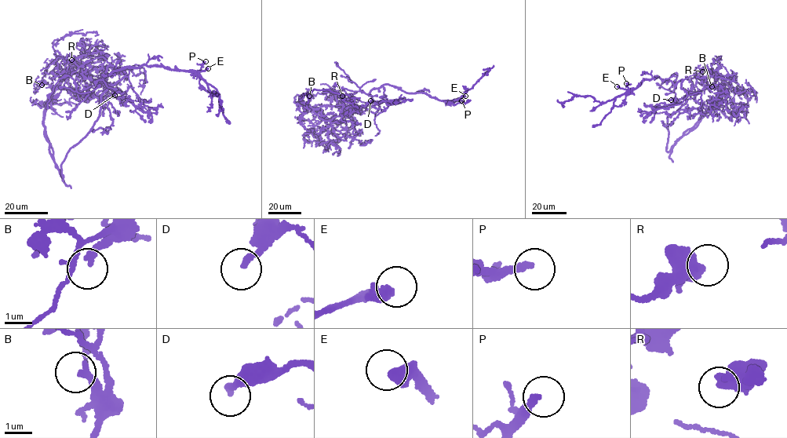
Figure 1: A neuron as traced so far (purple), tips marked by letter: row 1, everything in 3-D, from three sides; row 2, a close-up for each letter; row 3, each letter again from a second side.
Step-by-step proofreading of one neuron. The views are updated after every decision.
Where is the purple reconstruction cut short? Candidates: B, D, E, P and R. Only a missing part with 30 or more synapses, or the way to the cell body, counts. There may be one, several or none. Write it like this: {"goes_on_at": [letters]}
{"goes_on_at": ["D", "E"]}

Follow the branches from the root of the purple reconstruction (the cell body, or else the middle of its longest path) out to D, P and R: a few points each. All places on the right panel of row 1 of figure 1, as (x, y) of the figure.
D: (682, 82), (681, 88), (686, 94), (684, 97), (671, 100)
P: (682, 82), (680, 80), (673, 84), (656, 76), (643, 80), (635, 88), (629, 90), (626, 83)
R: (682, 82), (692, 74), (695, 74), (695, 76), (702, 71)

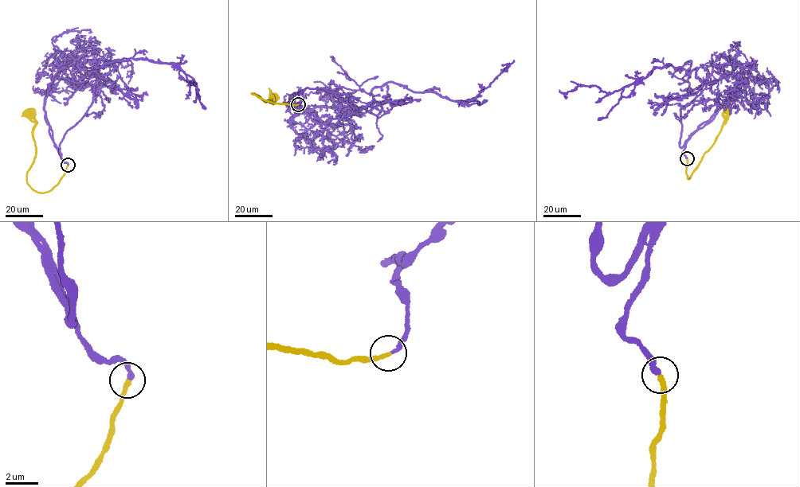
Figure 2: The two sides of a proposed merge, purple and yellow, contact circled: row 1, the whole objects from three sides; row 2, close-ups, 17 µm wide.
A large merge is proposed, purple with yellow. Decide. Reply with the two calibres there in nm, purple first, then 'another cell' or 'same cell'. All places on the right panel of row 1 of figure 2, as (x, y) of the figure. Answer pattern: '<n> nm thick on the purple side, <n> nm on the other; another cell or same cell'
240 nm thick on the purple side, 280 nm on the other; same cell

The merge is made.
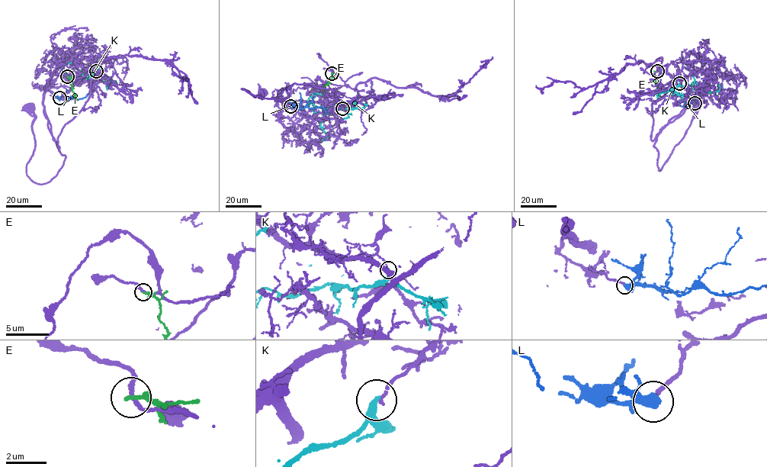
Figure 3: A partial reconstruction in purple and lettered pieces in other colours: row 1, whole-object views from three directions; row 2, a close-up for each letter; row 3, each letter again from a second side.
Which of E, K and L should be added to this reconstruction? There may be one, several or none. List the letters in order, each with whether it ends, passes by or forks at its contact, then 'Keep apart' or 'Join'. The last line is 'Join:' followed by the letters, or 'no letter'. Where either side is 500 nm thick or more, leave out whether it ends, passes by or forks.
E: It passes by. Keep apart
K: It passes by. Keep apart
L: Keep apart
Join: no letter

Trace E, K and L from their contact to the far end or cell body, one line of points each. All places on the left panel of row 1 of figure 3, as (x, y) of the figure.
E: (67, 76), (70, 79), (72, 91), (76, 100)
K: (96, 71), (85, 76), (101, 67), (97, 65), (97, 59)
L: (59, 98), (65, 95), (78, 100), (85, 98), (93, 90)

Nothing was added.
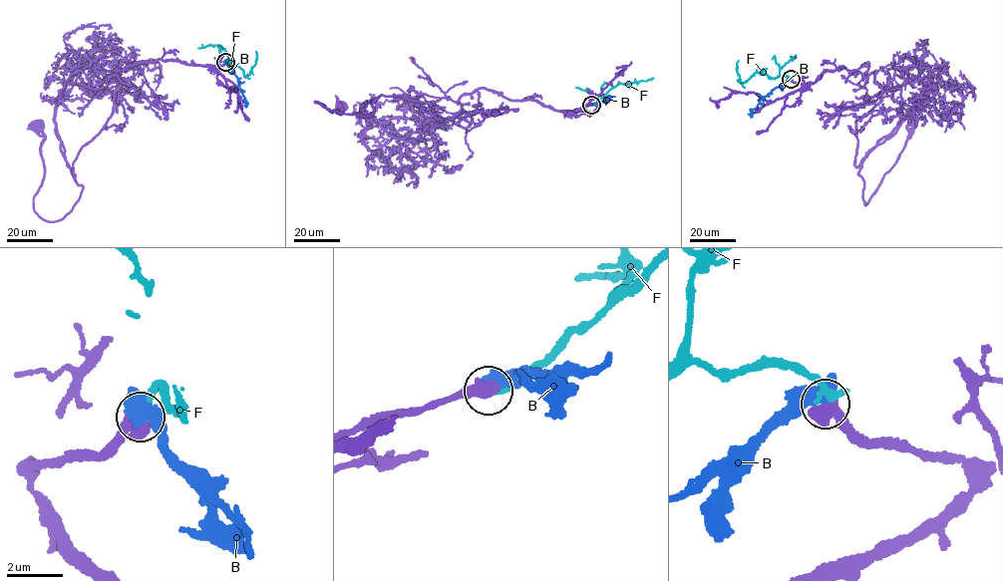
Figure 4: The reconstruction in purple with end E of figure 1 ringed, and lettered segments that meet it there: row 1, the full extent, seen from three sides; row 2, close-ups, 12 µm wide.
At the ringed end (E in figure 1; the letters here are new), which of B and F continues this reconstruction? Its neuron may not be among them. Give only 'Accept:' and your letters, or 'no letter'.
Accept: B

